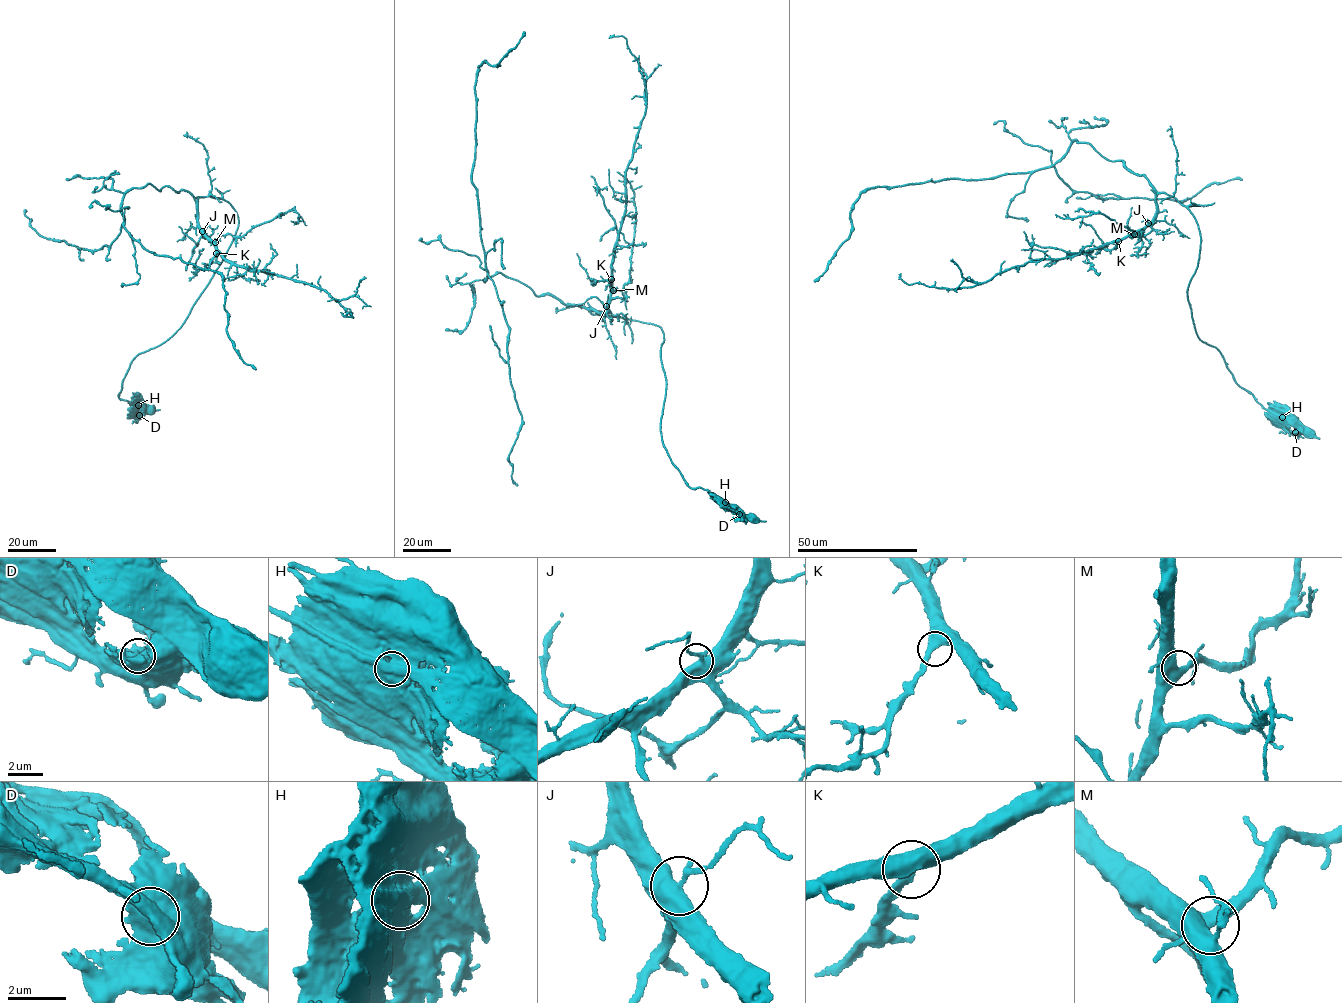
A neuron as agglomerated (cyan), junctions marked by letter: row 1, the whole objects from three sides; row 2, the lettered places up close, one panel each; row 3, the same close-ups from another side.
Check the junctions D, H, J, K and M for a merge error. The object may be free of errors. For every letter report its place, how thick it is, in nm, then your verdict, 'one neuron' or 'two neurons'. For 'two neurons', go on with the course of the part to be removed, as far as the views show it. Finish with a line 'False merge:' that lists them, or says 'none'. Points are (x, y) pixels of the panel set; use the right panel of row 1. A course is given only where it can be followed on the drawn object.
D: place (1295, 432); calibre 1200 nm; one neuron
H: place (1282, 417); calibre 1200 nm; two neurons; course (1282, 417), (1284, 426), (1291, 431), (1308, 433)
J: place (1148, 223); calibre 550 nm; one neuron
K: place (1118, 241); calibre 460 nm; one neuron
M: place (1134, 234); calibre 500 nm; one neuron
False merge: H

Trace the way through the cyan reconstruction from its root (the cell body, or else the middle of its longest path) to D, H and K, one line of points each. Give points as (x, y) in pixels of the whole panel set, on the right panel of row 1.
D: (1307, 433), (1295, 432)
H: (1307, 433), (1291, 418), (1282, 417)
K: (1307, 433), (1257, 402), (1198, 337), (1187, 291), (1201, 236), (1187, 208), (1159, 193), (1149, 223), (1118, 241)

